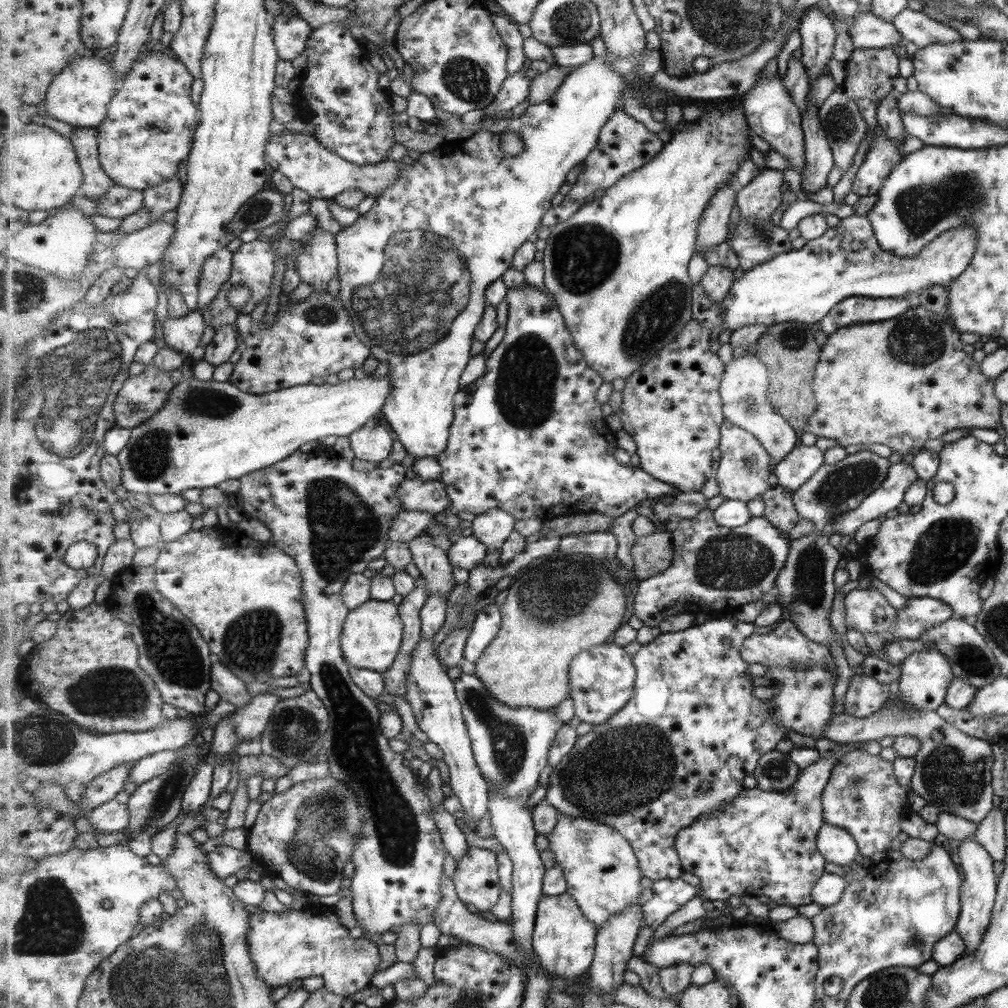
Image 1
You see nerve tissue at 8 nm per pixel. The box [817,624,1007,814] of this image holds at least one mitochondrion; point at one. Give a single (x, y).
(951, 778)

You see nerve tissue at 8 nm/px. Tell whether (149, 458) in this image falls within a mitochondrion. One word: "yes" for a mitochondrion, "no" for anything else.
yes

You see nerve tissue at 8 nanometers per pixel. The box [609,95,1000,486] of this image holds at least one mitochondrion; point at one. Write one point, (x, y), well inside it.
(919, 208)

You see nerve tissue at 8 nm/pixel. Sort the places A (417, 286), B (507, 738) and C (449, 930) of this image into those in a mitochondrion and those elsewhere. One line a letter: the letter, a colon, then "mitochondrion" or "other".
A: mitochondrion
B: mitochondrion
C: other

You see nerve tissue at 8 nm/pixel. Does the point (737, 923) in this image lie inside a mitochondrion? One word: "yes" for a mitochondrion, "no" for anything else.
no

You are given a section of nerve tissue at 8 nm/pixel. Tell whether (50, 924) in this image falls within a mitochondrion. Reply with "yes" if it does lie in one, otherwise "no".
yes

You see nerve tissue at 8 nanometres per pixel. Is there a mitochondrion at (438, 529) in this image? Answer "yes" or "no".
yes

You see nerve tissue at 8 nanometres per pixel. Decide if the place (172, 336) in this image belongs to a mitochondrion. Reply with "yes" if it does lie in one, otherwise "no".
no

